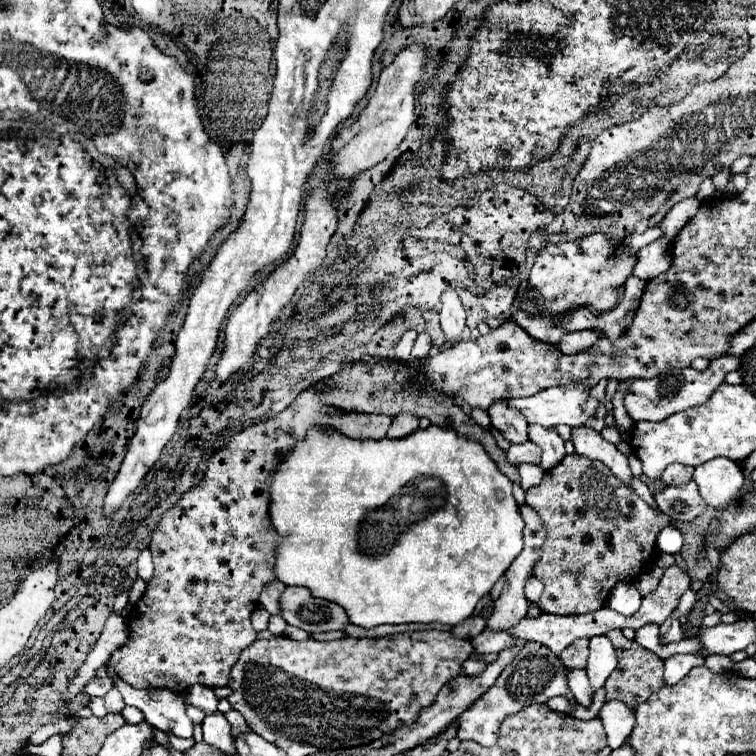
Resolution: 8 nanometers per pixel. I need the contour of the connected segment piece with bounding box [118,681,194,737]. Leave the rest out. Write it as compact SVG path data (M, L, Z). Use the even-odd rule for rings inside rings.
M118 681L118 689L126 705L144 711L150 725L170 731L176 737L192 737L194 723L186 715L186 705L180 693L168 693L166 689L132 689L132 685L124 681Z

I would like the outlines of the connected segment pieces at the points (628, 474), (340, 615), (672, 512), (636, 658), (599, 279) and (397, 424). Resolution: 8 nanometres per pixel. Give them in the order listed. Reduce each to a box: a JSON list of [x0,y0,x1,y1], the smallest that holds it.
[[572,427,632,487],[280,587,350,633],[654,481,706,523],[606,629,666,709],[530,233,636,315],[388,413,418,439]]

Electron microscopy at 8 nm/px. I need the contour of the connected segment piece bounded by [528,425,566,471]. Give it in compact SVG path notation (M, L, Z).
M530 425L528 435L530 435L530 441L542 449L540 467L544 471L556 467L564 459L564 455L566 455L564 439L554 429L542 429L540 425Z

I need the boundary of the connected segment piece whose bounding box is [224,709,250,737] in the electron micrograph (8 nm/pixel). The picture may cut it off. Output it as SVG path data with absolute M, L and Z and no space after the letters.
M228 711L226 715L224 715L226 719L228 719L228 723L232 725L232 735L234 737L238 737L240 733L250 733L250 729L248 729L248 723L244 721L244 717L238 713L238 711Z

